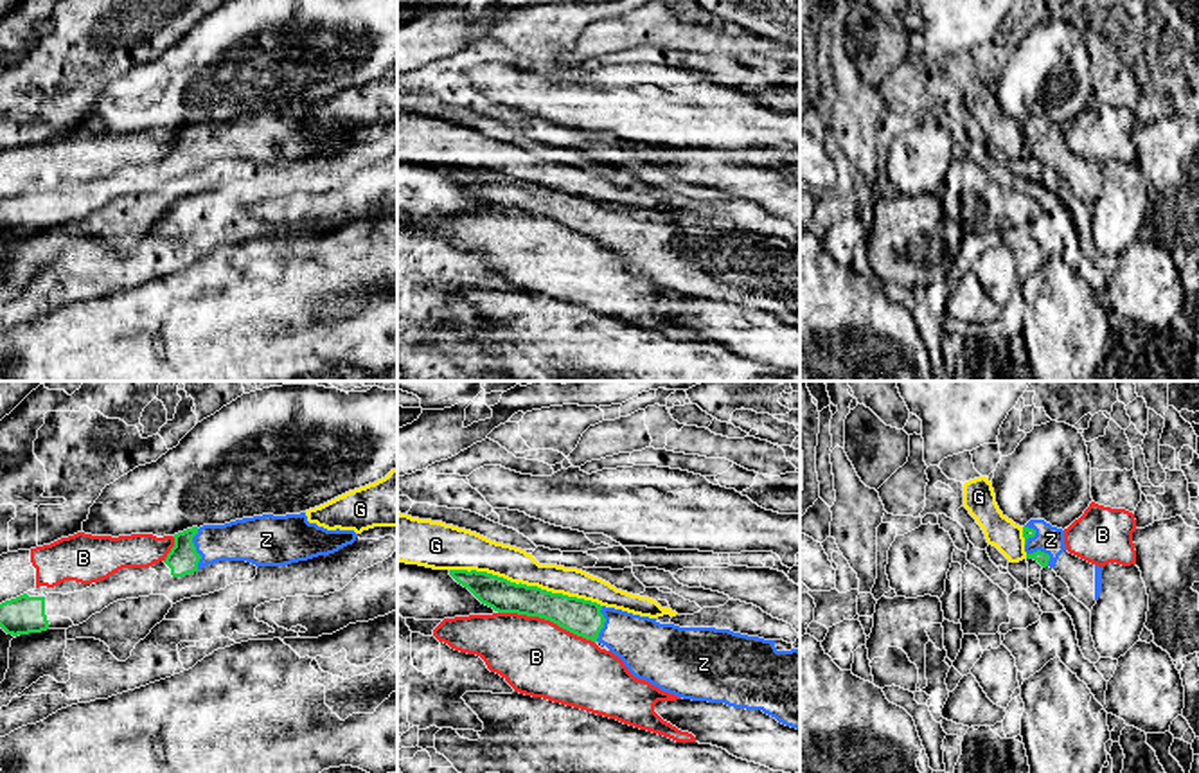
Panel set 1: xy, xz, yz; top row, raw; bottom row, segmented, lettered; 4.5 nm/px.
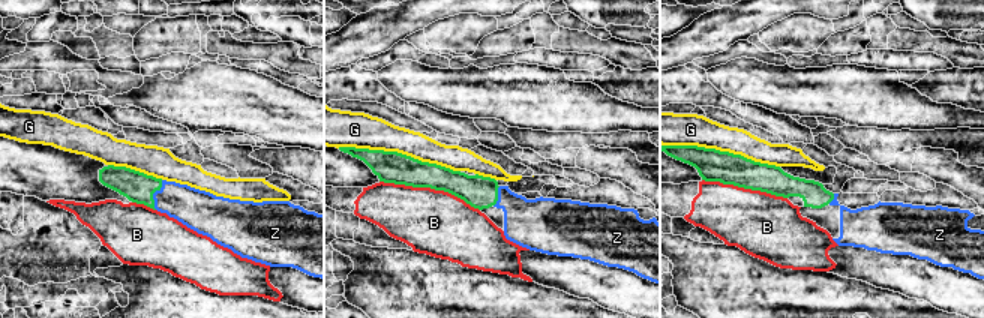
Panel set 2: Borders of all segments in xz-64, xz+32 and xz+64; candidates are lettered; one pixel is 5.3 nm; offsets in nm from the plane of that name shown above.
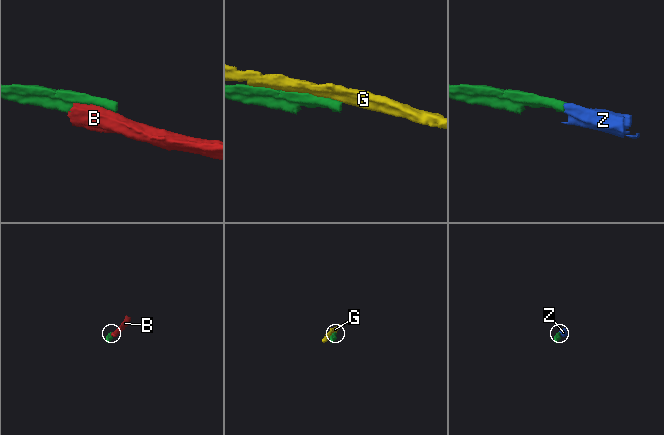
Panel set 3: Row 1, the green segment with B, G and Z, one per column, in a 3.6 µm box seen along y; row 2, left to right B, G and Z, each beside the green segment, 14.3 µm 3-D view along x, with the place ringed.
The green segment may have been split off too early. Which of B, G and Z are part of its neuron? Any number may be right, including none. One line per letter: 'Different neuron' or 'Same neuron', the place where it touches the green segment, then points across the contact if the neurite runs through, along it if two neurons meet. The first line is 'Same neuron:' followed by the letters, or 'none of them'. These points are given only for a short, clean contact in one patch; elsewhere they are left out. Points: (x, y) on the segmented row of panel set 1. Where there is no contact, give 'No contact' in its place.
Same neuron: Z
B: Different neuron. Touches green at xz (547, 619)
G: Different neuron. Touches green at xz (525, 585)
Z: Same neuron. Touches green at xy (195, 549). Path across: xy (182, 559), (195, 549), (209, 543), (248, 540)

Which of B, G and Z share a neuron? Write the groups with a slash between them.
B / G / Z

